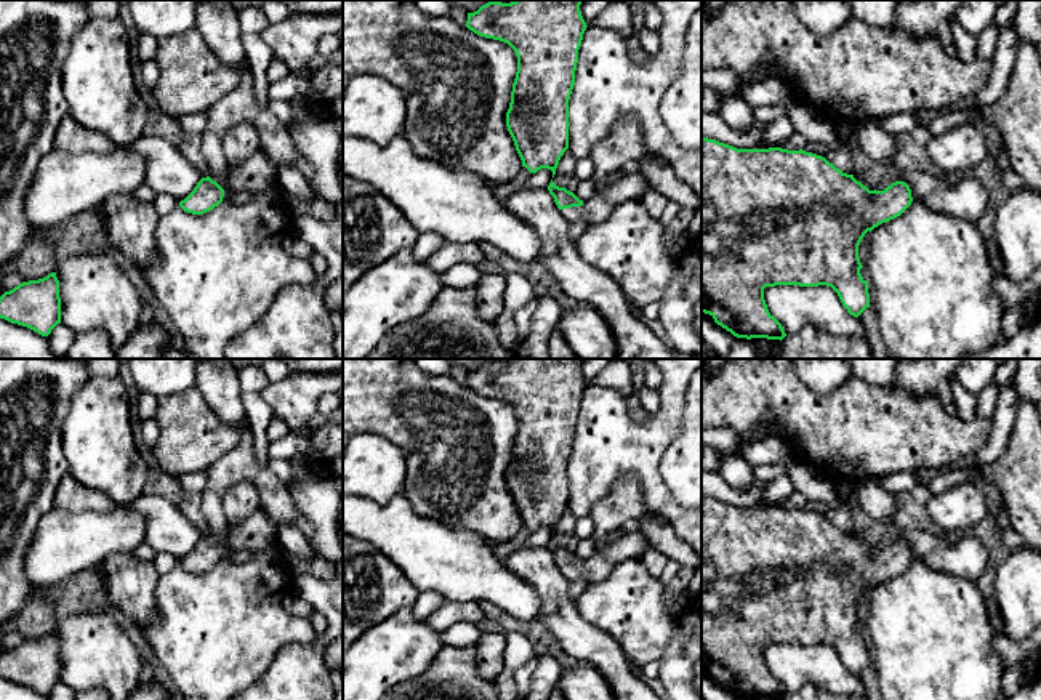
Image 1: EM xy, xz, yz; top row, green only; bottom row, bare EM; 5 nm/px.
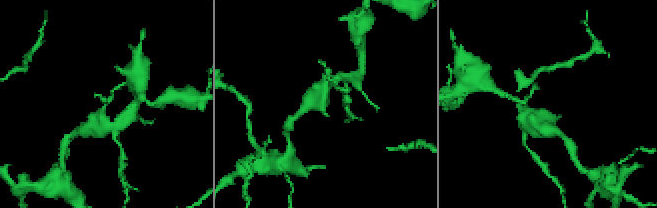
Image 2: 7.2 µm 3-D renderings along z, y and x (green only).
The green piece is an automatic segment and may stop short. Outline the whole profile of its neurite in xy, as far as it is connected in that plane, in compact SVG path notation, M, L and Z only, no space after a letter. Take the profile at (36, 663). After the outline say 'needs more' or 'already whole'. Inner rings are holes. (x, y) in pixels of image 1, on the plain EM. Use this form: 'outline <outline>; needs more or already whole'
outline M56 631L22 641L0 655L0 678L48 695L61 682L59 639Z; already whole

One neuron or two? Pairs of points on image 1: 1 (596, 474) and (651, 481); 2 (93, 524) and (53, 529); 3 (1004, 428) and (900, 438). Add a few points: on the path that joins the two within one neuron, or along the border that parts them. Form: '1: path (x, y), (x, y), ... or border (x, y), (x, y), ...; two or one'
1: path (609, 466), (638, 468); one
2: path (84, 529), (63, 529); one
3: border (990, 417), (990, 434), (972, 458); two

